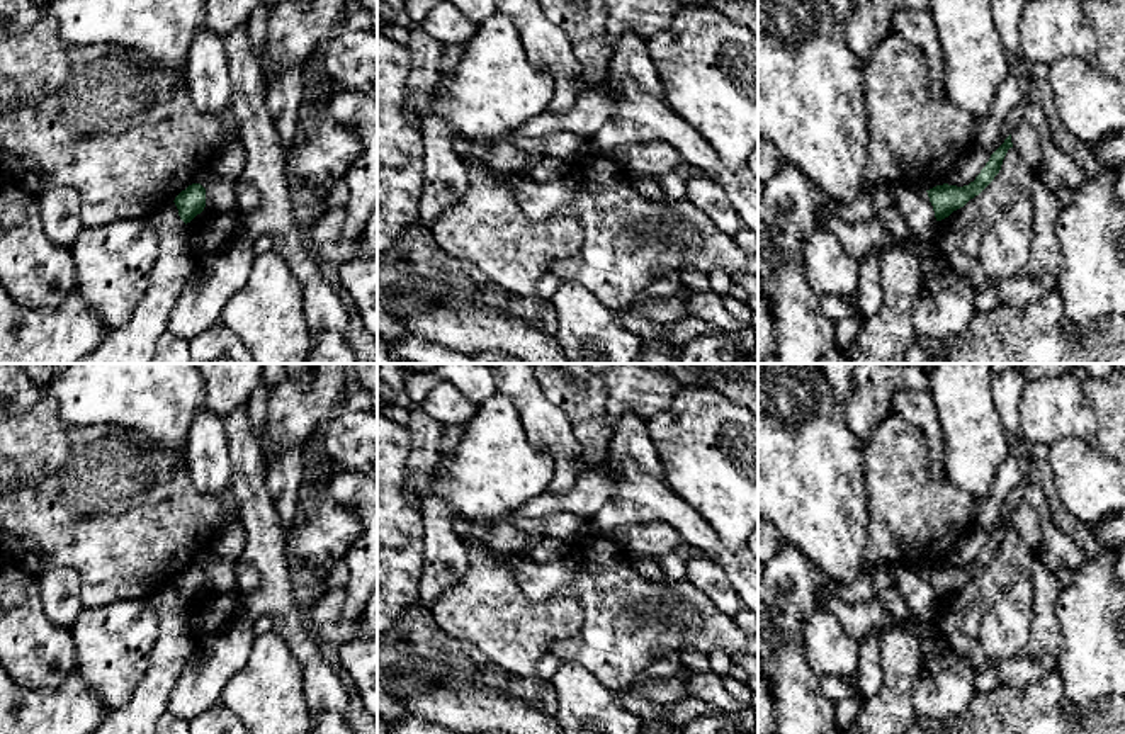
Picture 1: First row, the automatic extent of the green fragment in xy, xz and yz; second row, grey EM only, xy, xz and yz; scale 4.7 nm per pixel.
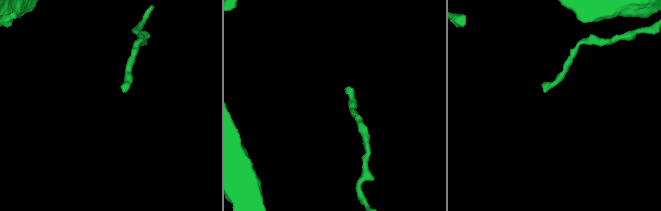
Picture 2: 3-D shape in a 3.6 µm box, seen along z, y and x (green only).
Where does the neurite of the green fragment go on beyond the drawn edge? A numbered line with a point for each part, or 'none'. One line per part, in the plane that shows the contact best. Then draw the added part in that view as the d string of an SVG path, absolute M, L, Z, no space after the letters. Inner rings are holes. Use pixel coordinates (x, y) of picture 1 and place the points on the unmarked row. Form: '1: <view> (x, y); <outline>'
none

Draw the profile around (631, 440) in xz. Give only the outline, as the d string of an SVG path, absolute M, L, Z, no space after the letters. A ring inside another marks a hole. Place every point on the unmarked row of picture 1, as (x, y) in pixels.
M625 413L620 418L608 443L608 455L612 464L630 460L654 477L661 479L663 476L663 466L649 438L647 423L637 413Z

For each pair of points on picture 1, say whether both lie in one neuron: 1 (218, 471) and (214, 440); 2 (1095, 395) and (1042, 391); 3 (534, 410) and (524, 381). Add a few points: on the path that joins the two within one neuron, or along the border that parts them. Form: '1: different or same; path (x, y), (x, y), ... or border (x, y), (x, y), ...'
1: same; path (214, 464), (214, 447)
2: different; border (1081, 383), (1085, 398), (1098, 422), (1095, 434)
3: same; path (531, 403), (524, 388)

